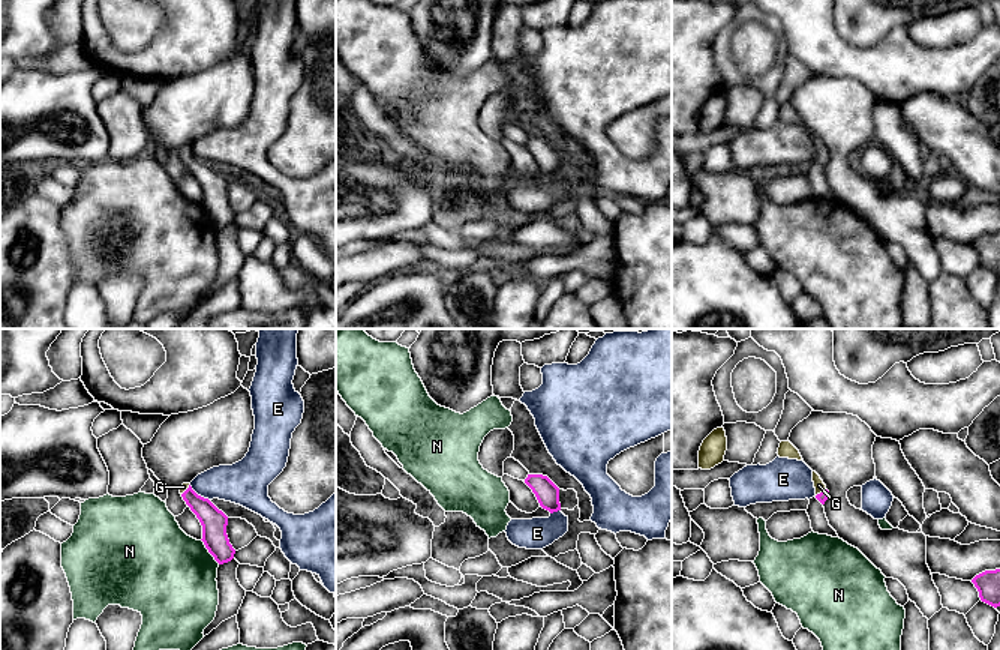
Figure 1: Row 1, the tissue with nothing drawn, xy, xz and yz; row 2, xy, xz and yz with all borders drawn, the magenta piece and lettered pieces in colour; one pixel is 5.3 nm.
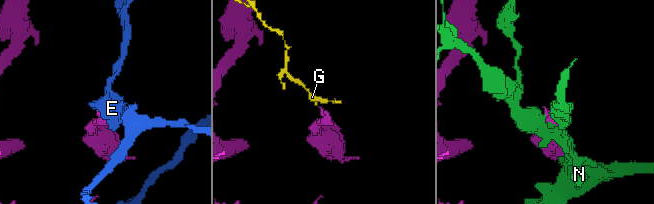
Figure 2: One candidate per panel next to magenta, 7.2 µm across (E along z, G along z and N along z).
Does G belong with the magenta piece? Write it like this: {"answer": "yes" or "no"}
{"answer": "yes"}

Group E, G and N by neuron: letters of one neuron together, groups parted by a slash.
E / G / N

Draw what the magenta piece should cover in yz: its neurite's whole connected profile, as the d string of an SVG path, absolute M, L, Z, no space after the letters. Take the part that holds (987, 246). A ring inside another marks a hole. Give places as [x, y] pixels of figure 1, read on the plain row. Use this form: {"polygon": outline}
{"polygon": "M1000 233L985 234L976 239L972 246L978 252L982 266L994 272L1000 270Z"}

